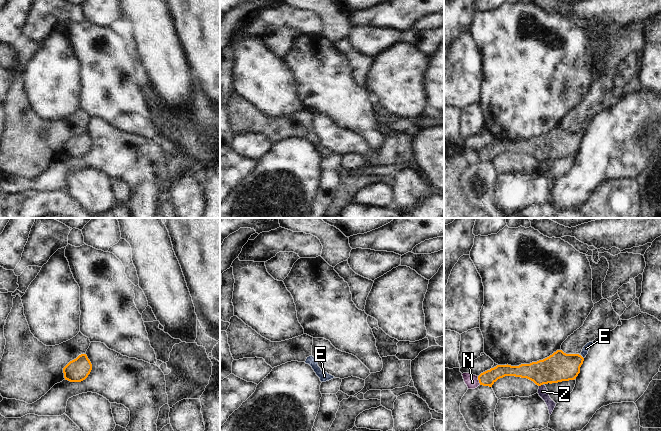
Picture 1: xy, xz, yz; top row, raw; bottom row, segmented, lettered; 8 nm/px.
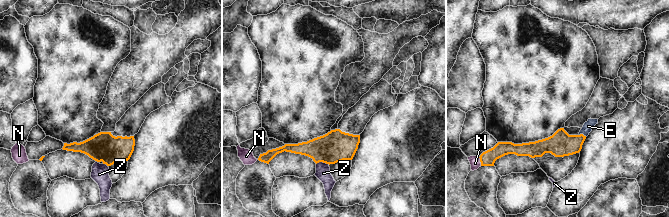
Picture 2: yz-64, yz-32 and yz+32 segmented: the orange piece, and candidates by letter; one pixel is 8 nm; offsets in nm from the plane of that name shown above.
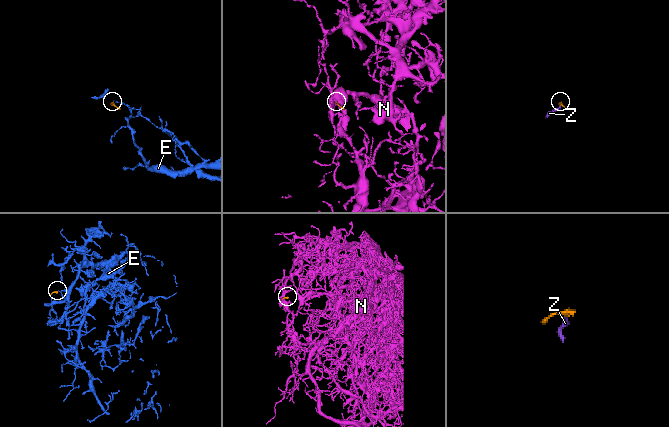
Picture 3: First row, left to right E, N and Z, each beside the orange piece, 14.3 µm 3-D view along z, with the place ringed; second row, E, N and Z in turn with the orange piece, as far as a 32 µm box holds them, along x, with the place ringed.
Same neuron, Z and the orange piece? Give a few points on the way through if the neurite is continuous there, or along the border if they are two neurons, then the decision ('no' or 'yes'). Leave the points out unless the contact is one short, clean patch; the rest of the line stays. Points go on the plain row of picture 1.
border yz (543, 159), (539, 162); no

